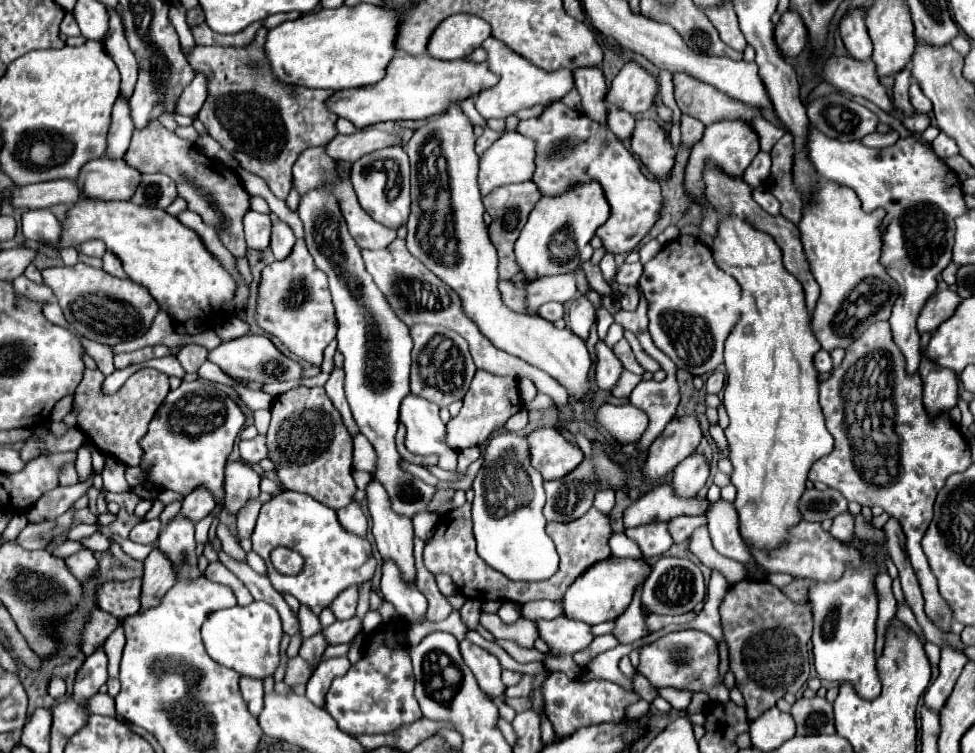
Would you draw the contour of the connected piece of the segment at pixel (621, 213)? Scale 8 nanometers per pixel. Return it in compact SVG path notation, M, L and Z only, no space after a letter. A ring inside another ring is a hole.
M546 108L538 118L520 120L516 130L520 134L534 138L538 144L536 172L532 180L542 190L542 196L562 194L574 182L584 182L590 178L602 184L608 204L612 208L612 216L606 224L598 228L596 236L604 242L604 248L610 254L634 250L660 218L662 210L660 184L648 180L640 172L640 164L610 130L592 122L582 112L572 108Z

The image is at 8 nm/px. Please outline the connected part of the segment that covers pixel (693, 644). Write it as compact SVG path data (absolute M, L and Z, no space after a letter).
M678 630L678 632L668 632L662 638L644 644L640 648L640 664L638 672L644 674L656 688L676 688L676 690L690 690L690 692L718 692L724 686L718 684L718 642L708 636L706 632L700 630Z

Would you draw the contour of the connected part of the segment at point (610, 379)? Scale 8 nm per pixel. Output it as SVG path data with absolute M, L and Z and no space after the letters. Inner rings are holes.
M604 342L596 344L596 382L598 388L602 390L612 390L616 386L616 382L620 380L620 374L624 372L620 360L614 356L614 352L610 348L606 348Z

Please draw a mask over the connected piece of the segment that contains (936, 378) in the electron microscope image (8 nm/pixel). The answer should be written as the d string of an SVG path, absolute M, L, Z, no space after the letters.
M922 356L920 378L924 384L924 408L932 418L948 414L956 406L958 380L954 380L954 376L956 374L948 368L938 368Z

